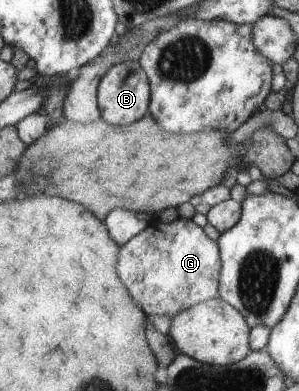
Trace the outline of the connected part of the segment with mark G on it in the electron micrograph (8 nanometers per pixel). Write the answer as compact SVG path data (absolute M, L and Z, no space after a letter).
M178 217L170 223L153 220L148 227L120 246L118 273L148 319L159 315L173 318L198 303L218 298L223 267L218 242L206 237L202 227Z

